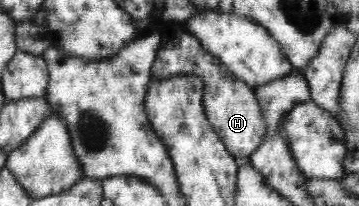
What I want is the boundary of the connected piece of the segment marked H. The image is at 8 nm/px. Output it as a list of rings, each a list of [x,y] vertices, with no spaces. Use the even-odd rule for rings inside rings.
[[[175,23],[168,32],[162,33],[161,46],[151,66],[151,78],[168,78],[170,75],[188,73],[203,78],[205,116],[214,132],[222,139],[228,153],[240,161],[247,160],[267,134],[267,123],[254,88],[234,77],[215,54],[208,52],[198,38],[186,31],[184,24]]]

